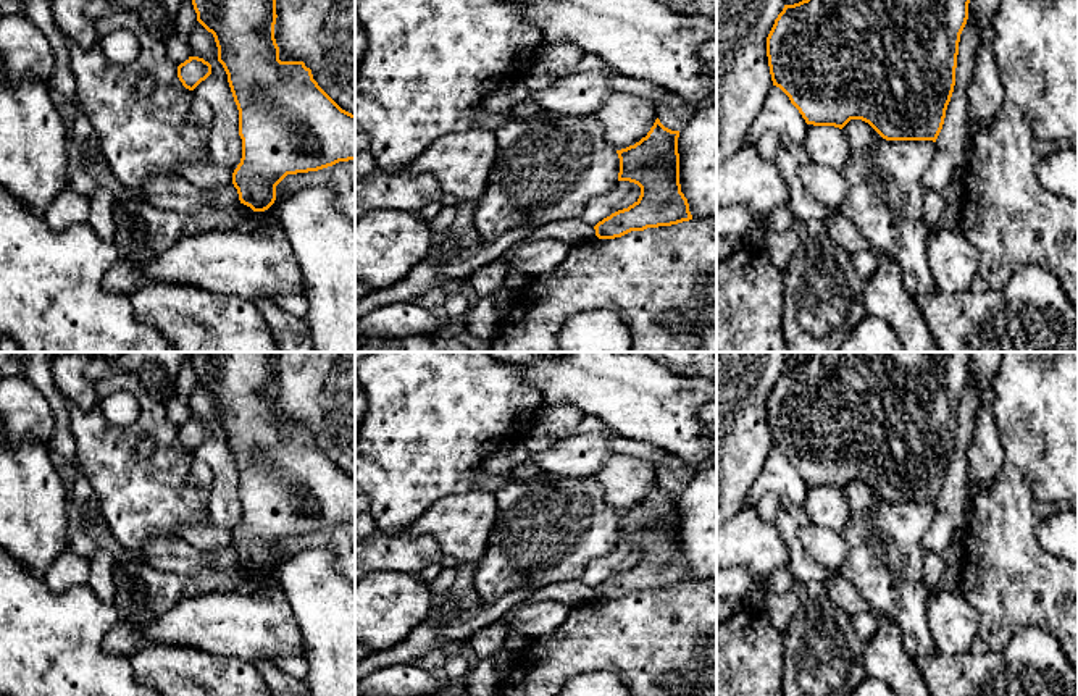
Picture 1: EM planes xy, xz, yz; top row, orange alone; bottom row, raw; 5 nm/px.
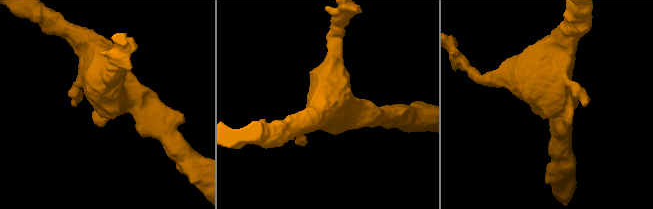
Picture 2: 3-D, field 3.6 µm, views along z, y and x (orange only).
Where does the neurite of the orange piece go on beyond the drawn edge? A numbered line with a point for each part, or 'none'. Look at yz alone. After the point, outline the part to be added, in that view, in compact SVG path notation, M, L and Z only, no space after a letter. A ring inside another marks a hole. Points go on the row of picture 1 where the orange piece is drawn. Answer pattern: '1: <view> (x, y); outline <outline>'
none

